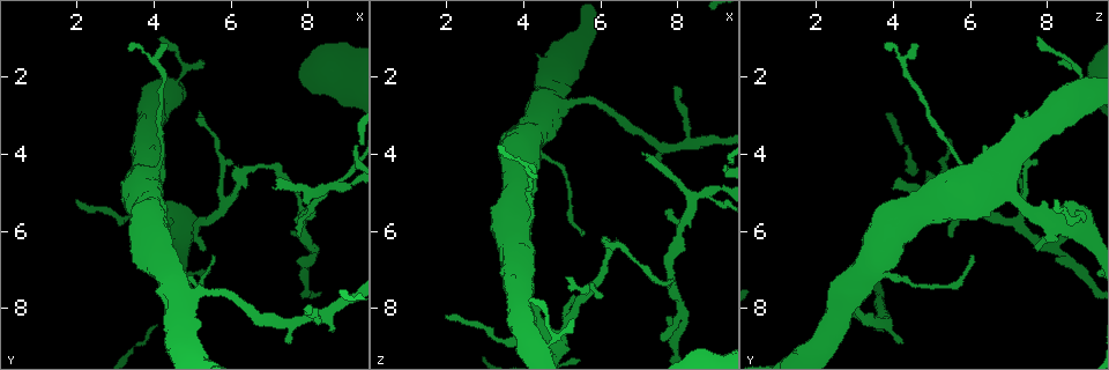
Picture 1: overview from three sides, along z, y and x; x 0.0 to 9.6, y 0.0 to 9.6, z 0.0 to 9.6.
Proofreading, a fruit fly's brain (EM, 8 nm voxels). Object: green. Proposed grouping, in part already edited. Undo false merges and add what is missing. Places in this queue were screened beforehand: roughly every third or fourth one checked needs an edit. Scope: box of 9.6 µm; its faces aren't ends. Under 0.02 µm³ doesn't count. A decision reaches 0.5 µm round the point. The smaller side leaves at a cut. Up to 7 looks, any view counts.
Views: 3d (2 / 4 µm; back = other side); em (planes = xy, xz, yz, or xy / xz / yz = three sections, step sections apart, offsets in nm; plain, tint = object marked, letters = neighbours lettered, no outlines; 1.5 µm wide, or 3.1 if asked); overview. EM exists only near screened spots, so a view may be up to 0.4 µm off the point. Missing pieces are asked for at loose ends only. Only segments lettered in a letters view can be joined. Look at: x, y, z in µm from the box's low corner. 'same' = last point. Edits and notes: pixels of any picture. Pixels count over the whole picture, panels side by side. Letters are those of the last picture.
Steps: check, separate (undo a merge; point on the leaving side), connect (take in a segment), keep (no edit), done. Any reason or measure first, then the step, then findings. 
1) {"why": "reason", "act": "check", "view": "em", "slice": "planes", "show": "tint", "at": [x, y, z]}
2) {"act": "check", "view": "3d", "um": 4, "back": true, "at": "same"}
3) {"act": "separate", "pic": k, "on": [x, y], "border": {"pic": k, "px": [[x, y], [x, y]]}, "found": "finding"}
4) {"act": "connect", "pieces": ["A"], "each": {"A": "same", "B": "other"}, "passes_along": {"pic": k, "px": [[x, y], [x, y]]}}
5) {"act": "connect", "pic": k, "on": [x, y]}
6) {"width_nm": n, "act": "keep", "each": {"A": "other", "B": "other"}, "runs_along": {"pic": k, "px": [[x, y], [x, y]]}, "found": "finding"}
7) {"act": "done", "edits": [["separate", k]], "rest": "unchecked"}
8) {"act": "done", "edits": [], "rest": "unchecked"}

{"why": "sudden change in width", "act": "check", "view": "em", "slice": "xy", "step": 4, "show": "tint", "at": [4.00, 4.35, 5.75]}

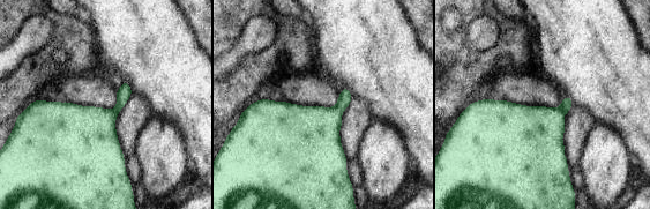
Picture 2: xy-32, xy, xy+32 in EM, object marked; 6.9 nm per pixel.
{"act": "check", "view": "em", "slice": "planes", "show": "letters", "at": "same"}

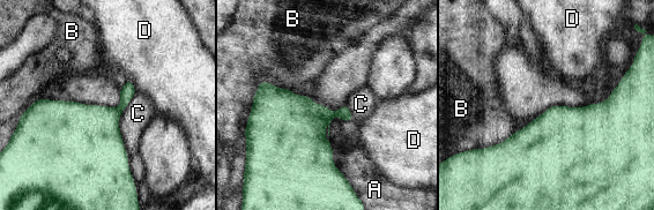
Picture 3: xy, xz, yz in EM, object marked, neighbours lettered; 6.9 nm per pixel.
{"act": "keep", "each": {"A": "other", "B": "other", "C": "other", "D": "other"}, "border": {"pic": 3, "px": [[135, 92], [119, 117]]}, "found": "one cell here"}

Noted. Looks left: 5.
{"why": "tapers out", "act": "check", "view": "3d", "um": 2, "at": [5.25, 6.35, 7.60]}

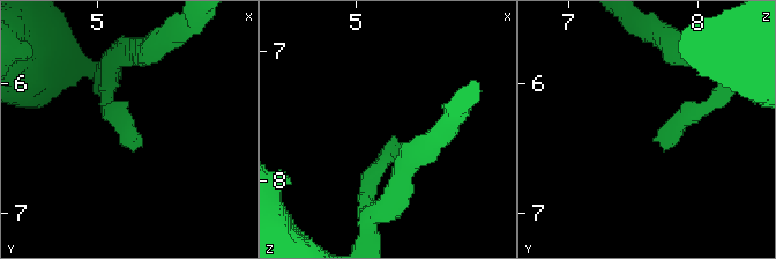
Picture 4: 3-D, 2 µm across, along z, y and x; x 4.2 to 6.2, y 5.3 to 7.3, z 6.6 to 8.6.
{"why": "now the EM", "act": "check", "view": "em", "slice": "planes", "show": "letters", "at": [5.30, 6.42, 7.66]}

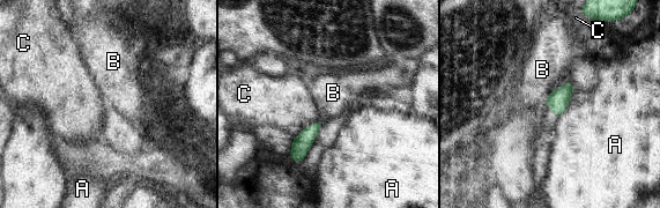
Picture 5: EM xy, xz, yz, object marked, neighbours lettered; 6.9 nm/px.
{"act": "keep", "each": {"A": "other", "B": "other", "C": "other"}, "border": {"pic": 5, "px": [[555, 87], [543, 103]]}, "found": "no lettered segment goes on from it"}

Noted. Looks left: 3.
{"why": "an open end", "act": "check", "view": "em", "slice": "xy", "step": 4, "show": "tint", "at": [7.95, 8.05, 2.20]}

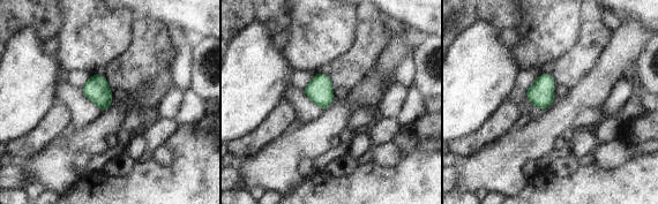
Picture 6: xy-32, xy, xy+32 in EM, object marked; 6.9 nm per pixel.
{"act": "check", "view": "em", "slice": "planes", "show": "tint", "at": "same"}

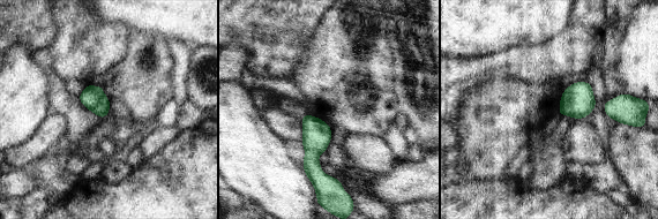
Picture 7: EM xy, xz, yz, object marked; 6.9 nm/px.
{"act": "check", "view": "em", "slice": "planes", "show": "letters", "at": "same"}

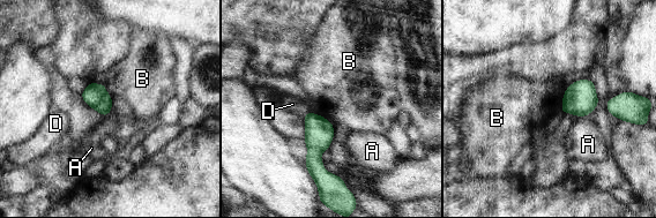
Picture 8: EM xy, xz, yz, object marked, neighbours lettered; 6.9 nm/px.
{"width_nm": 140, "act": "keep", "each": {"A": "other", "B": "other", "D": "other"}, "border": {"pic": 8, "px": [[310, 111], [305, 114]]}, "found": "no lettered segment goes on from it"}

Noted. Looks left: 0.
{"act": "done", "edits": [], "rest": "unchecked"}

